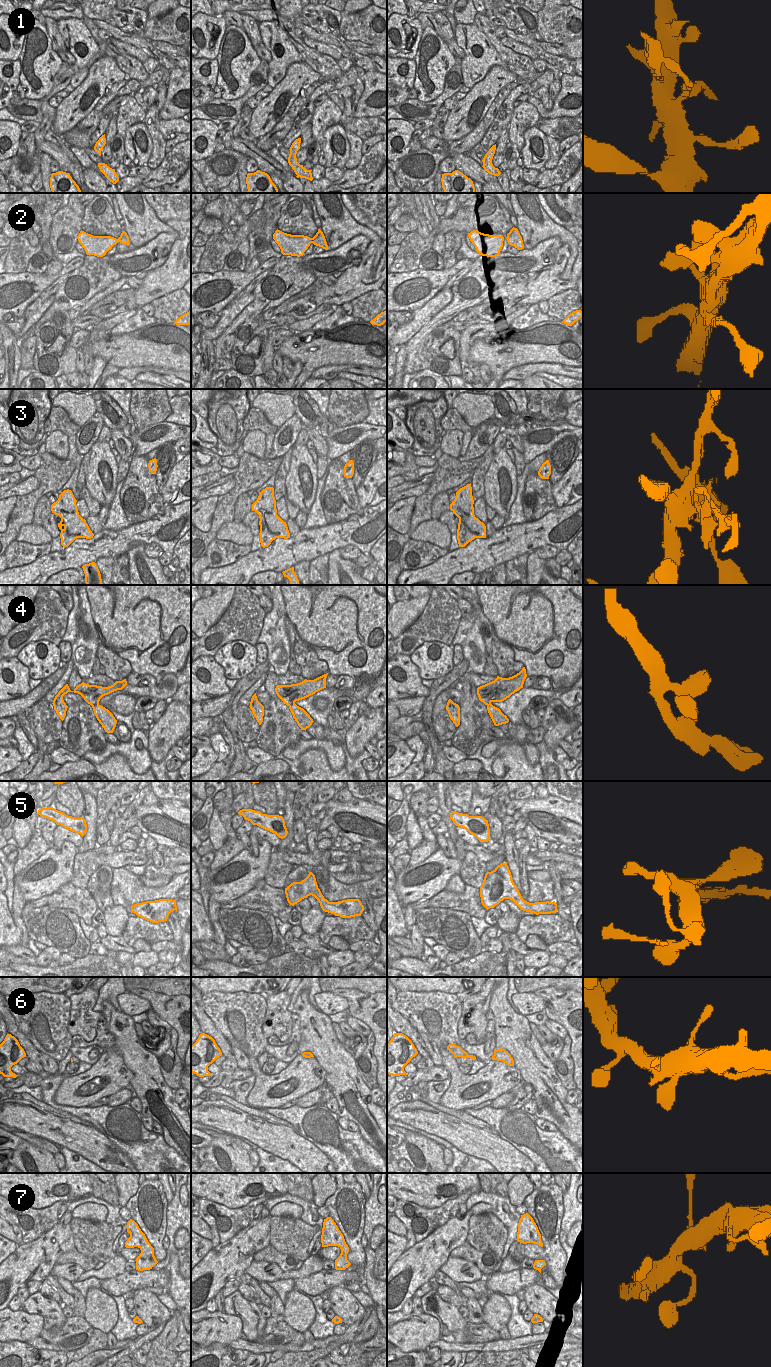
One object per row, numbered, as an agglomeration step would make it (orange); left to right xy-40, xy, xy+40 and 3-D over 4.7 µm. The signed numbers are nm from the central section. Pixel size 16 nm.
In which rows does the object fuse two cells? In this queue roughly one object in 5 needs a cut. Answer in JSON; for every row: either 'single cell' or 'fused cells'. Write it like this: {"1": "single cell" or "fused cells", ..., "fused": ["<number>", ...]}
{"1": "single cell", "2": "single cell", "3": "fused cells", "4": "single cell", "5": "single cell", "6": "single cell", "7": "single cell", "fused": ["3"]}

